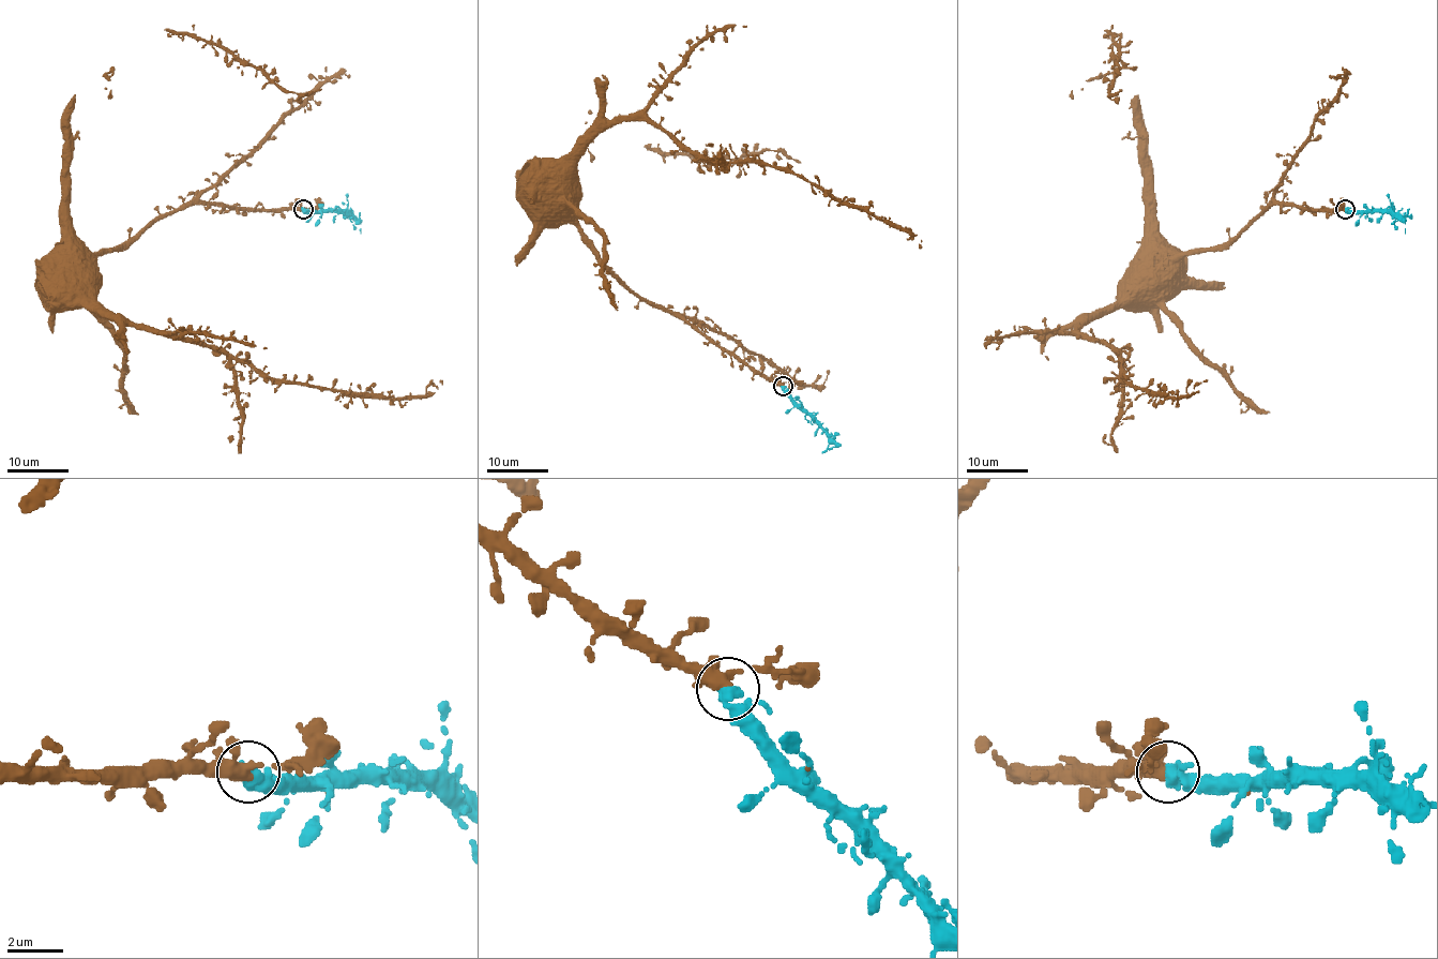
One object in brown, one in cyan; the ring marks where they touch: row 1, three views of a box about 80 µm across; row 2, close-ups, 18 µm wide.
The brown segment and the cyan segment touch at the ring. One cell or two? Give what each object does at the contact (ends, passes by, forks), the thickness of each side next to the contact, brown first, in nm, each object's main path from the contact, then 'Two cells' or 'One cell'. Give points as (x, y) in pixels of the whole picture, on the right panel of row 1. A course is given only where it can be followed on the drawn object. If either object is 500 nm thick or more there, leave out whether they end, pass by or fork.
Thickness 280 nm (brown) against 500 nm. Course of brown: (1344, 210), (1270, 205), (1221, 246), (1160, 260), (1079, 328), (1135, 388), (1184, 398), (1199, 384). Course of cyan: (1345, 210), (1392, 211), (1405, 224), (1405, 233). One cell

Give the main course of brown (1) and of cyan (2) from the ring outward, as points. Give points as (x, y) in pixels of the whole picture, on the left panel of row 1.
1: (304, 210), (196, 204), (159, 214), (95, 259), (95, 300), (271, 377), (393, 398), (442, 384)
2: (304, 210), (347, 211), (361, 223), (361, 233)

